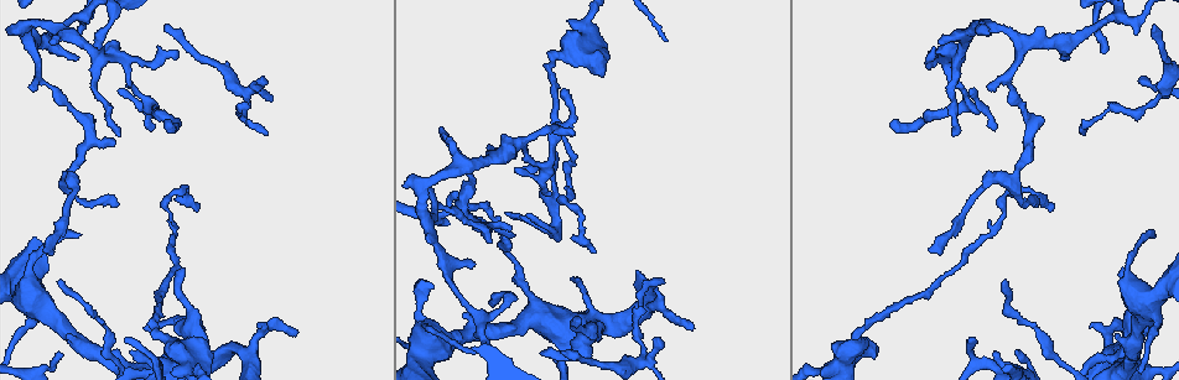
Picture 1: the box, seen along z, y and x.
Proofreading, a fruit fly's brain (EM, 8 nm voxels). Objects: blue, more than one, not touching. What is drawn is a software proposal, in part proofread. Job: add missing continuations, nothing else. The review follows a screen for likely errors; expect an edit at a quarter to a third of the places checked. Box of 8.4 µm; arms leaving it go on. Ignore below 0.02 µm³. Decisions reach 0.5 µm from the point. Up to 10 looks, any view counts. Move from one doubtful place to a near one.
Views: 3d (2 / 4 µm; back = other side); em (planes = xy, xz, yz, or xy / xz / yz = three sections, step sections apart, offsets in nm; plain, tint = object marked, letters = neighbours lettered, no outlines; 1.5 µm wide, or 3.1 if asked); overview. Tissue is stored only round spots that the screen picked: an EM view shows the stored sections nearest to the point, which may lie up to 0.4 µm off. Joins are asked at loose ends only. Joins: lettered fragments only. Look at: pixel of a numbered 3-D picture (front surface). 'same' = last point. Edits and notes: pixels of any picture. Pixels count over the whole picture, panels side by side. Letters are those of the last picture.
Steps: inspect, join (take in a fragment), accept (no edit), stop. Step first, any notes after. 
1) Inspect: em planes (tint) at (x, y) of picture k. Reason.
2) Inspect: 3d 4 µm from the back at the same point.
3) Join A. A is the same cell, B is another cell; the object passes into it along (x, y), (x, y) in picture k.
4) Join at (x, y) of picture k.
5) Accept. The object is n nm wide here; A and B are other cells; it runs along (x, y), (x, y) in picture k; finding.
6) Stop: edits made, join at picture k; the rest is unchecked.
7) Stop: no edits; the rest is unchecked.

Inspect: 3d 2 µm from the back at (991, 90) of picture 1.

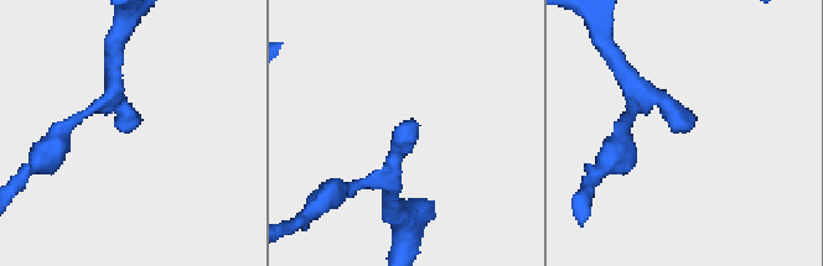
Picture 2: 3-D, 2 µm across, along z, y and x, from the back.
Inspect: em planes (letters) at (417, 125) of picture 2.

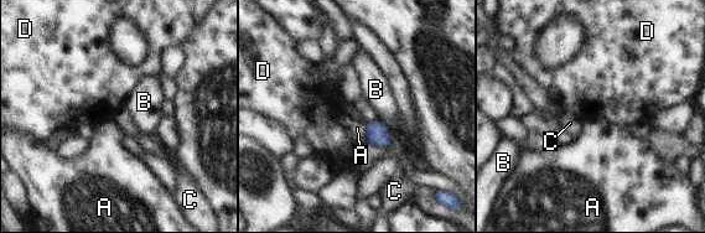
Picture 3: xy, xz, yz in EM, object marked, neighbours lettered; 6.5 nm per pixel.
Accept. A, B, C and D are other cells; a border runs along (367, 123), (367, 139), (364, 141) in picture 3; no lettered fragment goes on from it.

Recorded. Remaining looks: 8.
Inspect: em xz step 4 (letters) at (133, 354) of picture 1. Branch stops here.

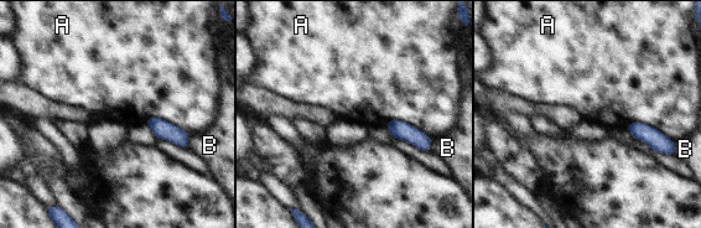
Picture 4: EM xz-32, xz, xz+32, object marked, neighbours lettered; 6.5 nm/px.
Accept. The object is 100 nm wide here; A and B are other cells; it runs along (629, 125), (652, 136), (671, 151) in picture 4; none of them fits.

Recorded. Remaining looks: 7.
Inspect: em planes (letters) at (1154, 231) of picture 1. Branch stops here.

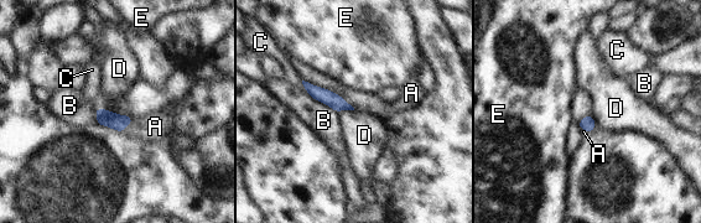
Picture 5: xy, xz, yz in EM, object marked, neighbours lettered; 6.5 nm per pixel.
Join A. The longest contact is with B, 240 nm; A is the same cell, B, C, D and E are other cells; it goes on there.

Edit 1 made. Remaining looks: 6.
Inspect: 3d 2 µm at (1004, 281) of picture 1. Thin end.

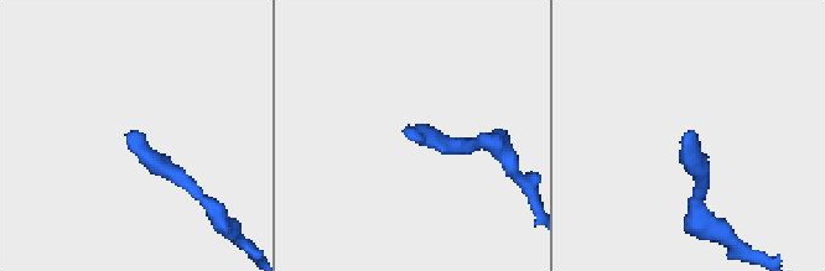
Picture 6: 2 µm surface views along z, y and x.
Inspect: em xz step 4 (tint) at (409, 128) of picture 6. Shape alone is not enough.

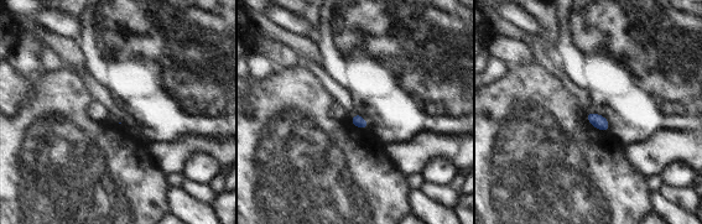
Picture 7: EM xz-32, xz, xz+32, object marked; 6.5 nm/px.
Inspect: em xz step 4 (letters) at the same point. What lies round it.

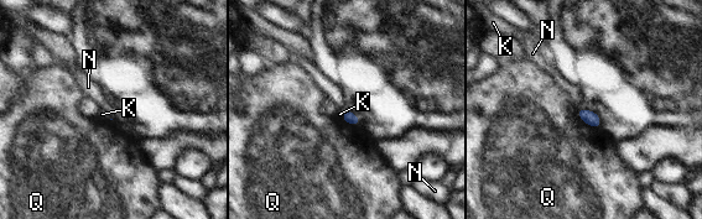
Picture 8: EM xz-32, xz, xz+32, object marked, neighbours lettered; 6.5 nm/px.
Accept. K, N and Q are other cells; a border runs along (577, 110), (587, 124), (599, 128) in picture 8; no lettered fragment goes on from it.

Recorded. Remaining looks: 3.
Stop: edits made, join at picture 5; the rest is unchecked.

